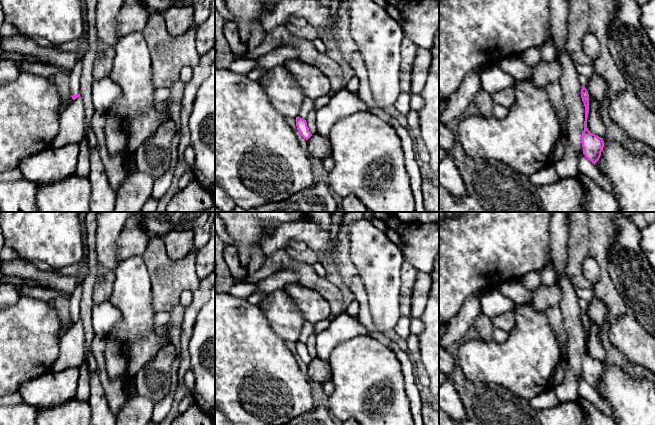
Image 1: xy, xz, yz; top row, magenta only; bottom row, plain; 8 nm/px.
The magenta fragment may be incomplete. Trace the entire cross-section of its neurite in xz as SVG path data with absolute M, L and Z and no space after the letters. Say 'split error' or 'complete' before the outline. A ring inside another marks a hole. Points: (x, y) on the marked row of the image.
complete | M299 116L296 117L296 126L297 126L297 130L298 130L299 134L304 139L308 140L312 136L305 119L300 118Z

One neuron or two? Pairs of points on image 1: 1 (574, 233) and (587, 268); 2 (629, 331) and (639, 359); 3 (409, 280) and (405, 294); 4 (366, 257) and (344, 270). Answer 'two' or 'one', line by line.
1: two
2: one
3: one
4: two

